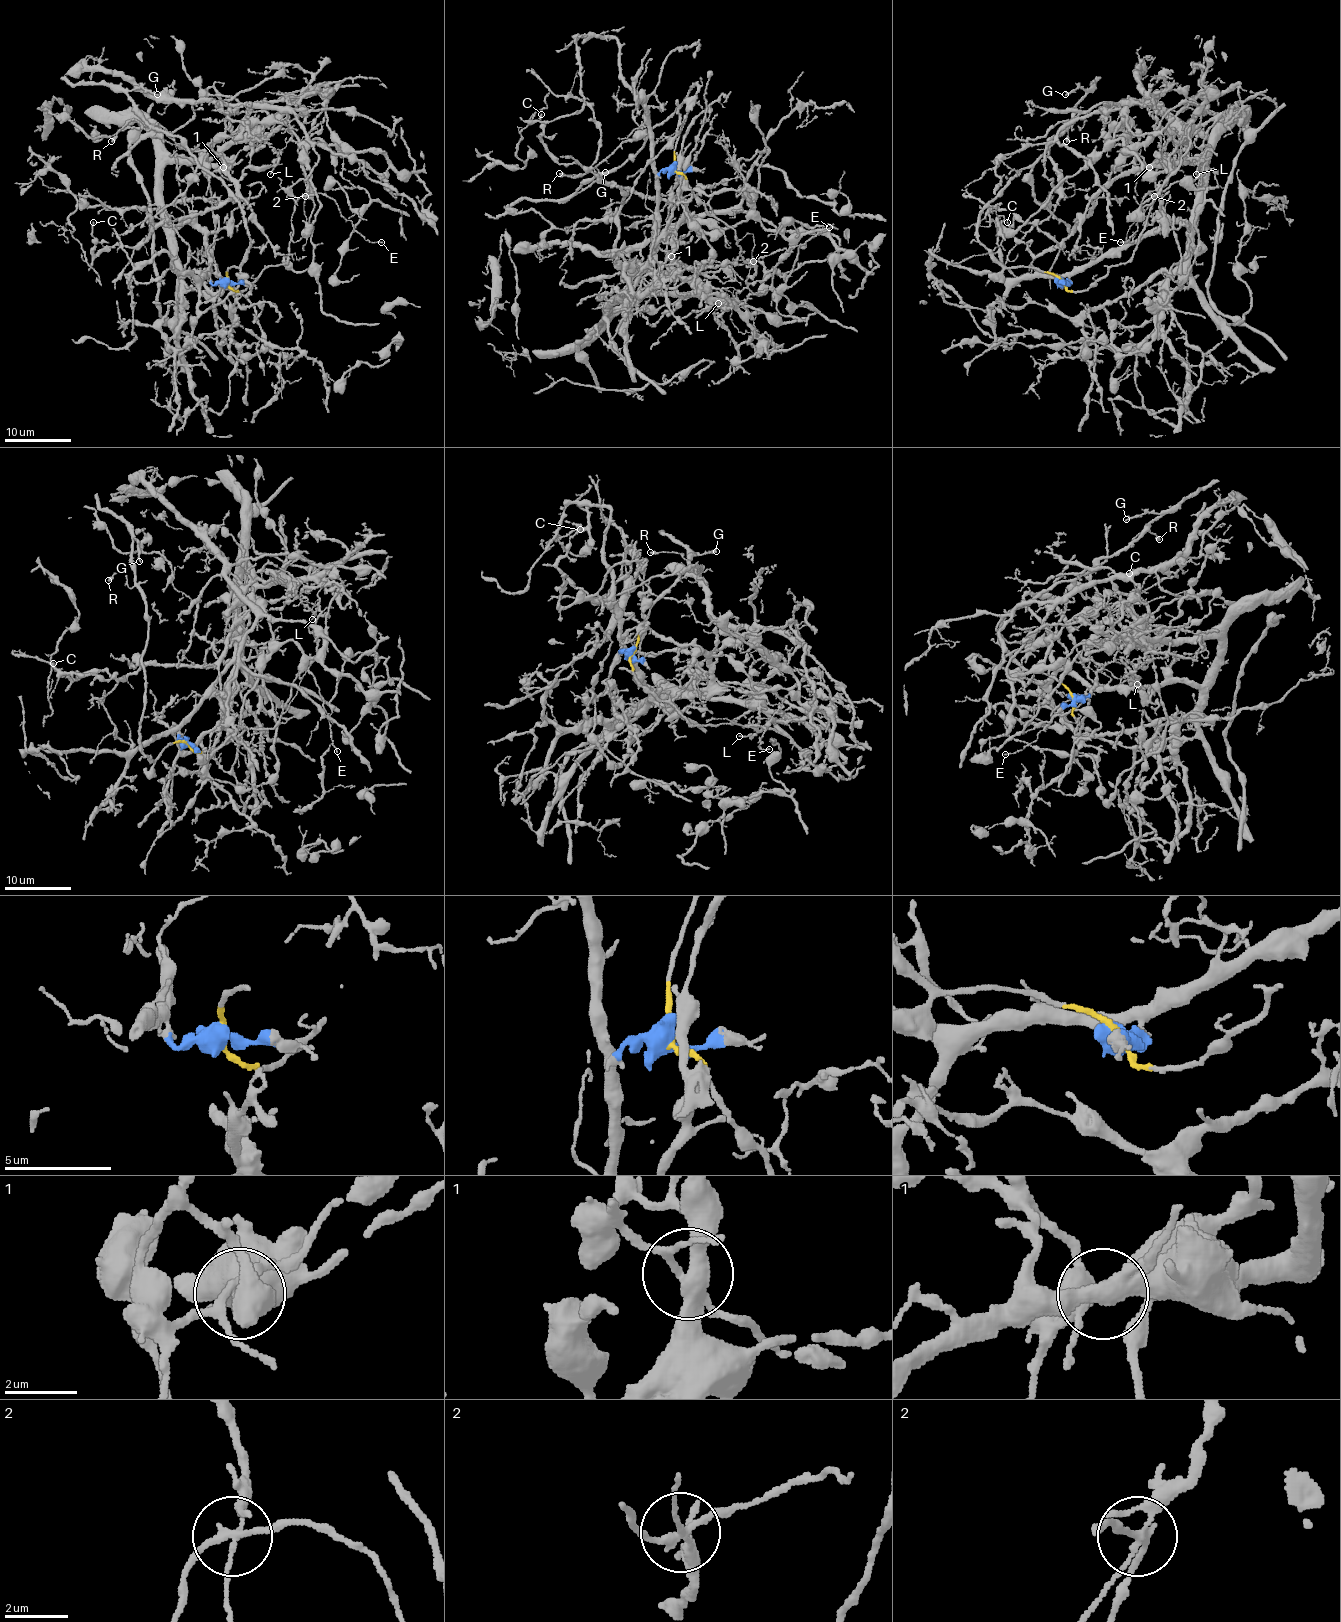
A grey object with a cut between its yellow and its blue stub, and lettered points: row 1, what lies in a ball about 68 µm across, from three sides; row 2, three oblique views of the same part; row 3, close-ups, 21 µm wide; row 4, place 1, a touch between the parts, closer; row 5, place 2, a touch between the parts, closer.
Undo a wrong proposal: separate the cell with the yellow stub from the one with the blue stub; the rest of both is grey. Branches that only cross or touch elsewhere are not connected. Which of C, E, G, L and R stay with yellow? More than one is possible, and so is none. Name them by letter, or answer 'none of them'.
E, G, R

